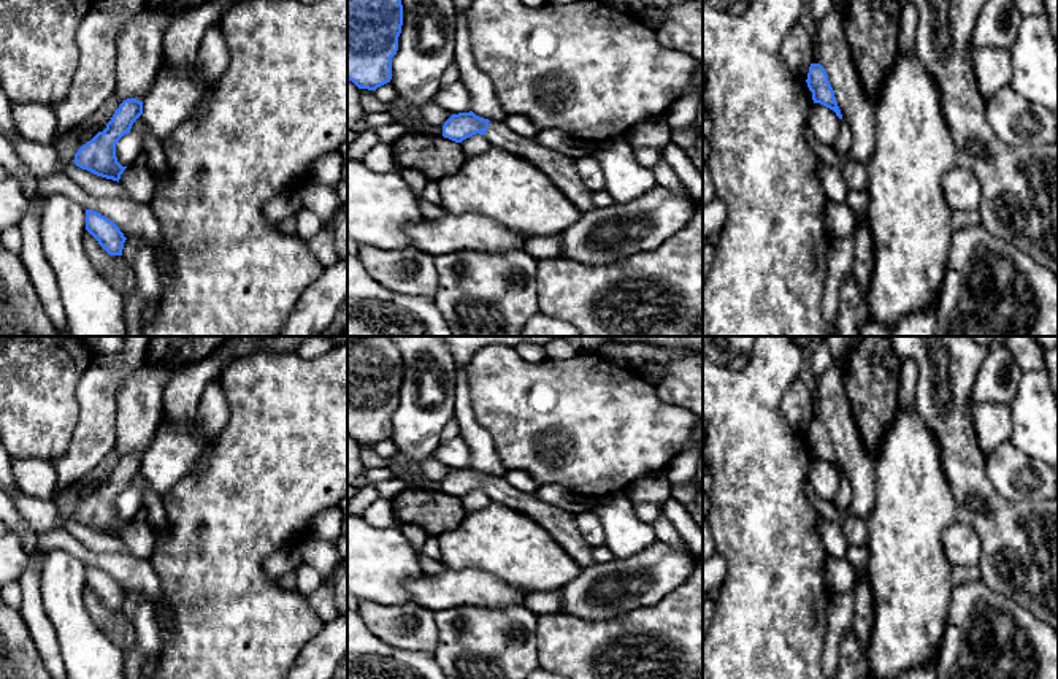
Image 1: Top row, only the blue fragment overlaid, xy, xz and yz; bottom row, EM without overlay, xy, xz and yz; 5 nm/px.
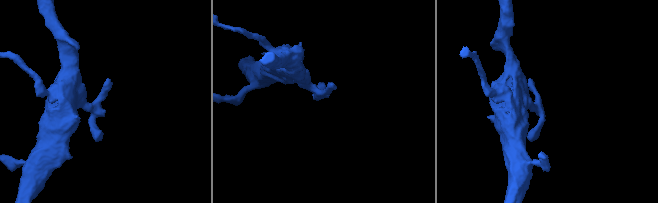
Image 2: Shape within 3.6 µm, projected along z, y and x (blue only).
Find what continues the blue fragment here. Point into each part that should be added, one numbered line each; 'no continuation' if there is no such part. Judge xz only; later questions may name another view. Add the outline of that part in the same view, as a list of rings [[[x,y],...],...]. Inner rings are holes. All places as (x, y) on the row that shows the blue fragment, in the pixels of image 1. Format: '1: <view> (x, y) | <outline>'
1: xz (560, 168) | [[[490,121],[484,135],[492,146],[527,159],[536,165],[581,211],[593,208],[593,192],[579,178],[574,159],[523,138],[504,122]]]

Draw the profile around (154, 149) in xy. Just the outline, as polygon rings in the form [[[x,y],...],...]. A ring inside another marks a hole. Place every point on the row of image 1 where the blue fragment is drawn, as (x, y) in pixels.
[[[143,114],[133,122],[130,133],[136,133],[144,141],[148,155],[146,168],[154,178],[165,176],[168,171],[163,143],[154,136],[144,124]]]

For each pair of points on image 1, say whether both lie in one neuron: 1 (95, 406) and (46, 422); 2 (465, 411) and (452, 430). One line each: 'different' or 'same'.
1: different
2: different

